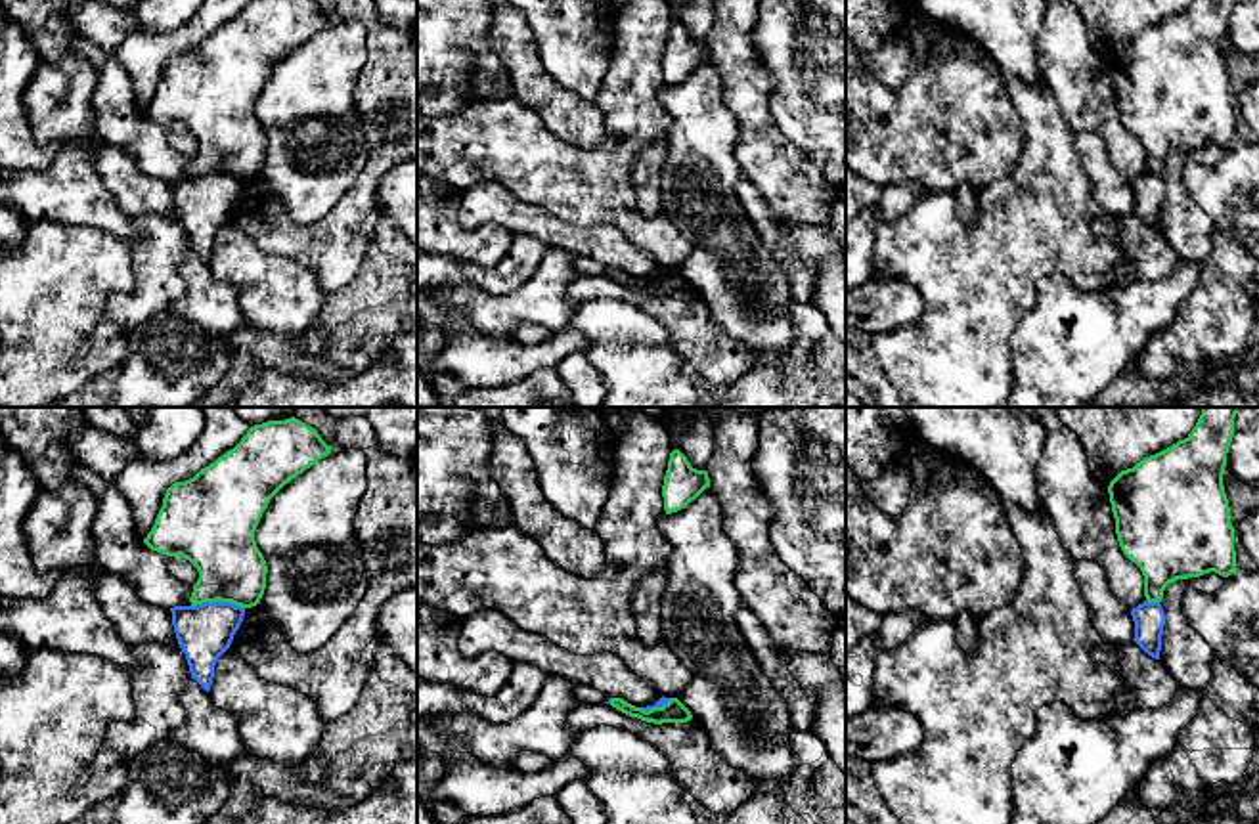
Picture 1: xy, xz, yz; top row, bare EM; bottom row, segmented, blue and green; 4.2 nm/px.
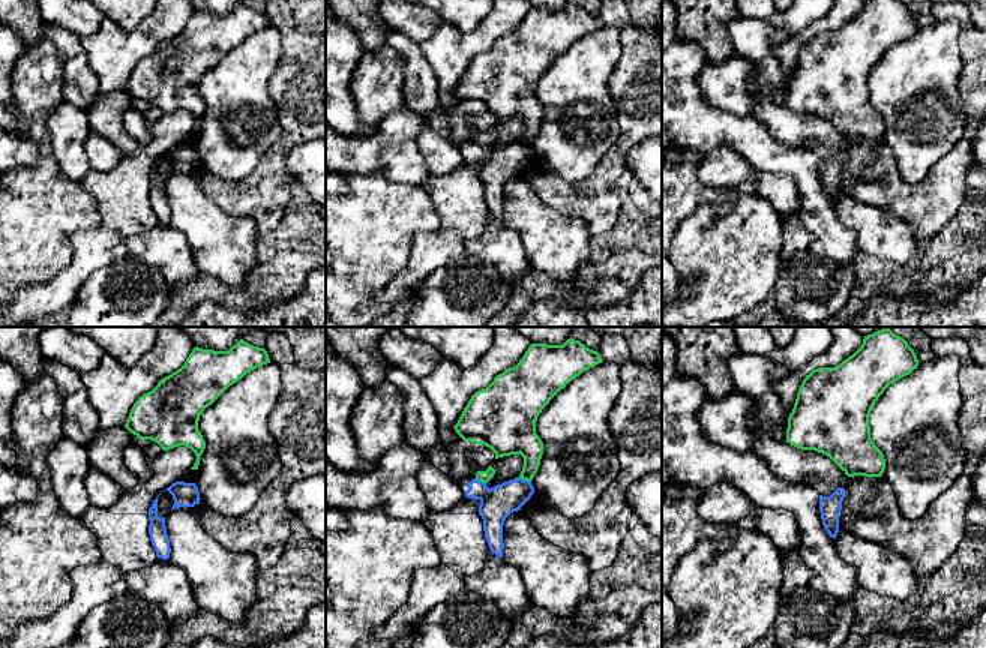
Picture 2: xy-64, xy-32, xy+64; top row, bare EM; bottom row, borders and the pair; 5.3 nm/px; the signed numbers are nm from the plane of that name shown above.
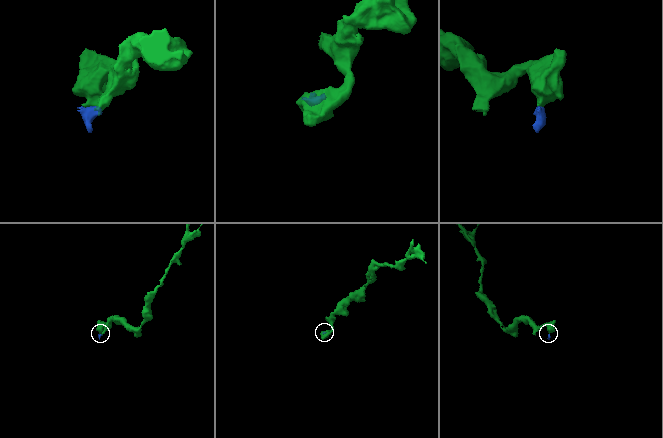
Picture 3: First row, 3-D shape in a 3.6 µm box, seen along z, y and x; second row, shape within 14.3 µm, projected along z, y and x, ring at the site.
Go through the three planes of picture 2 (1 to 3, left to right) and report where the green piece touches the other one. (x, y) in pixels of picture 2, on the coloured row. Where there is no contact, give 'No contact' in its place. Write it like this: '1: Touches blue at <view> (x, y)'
1: No contact
2: Touches blue at xy-32 (524, 480)
3: No contact

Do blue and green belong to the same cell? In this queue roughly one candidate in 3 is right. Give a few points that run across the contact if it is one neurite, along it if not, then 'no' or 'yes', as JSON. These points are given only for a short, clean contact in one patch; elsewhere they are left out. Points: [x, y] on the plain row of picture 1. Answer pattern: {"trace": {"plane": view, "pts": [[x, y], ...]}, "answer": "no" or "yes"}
{"trace": {"plane": "xy", "pts": [[192, 176], [220, 173], [243, 180]]}, "answer": "no"}

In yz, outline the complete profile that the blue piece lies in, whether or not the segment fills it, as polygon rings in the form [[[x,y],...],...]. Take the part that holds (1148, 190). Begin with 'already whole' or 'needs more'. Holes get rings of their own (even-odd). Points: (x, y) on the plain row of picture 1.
already whole; [[[1144,172],[1131,182],[1135,193],[1135,214],[1152,229],[1160,231],[1165,185],[1160,174]]]

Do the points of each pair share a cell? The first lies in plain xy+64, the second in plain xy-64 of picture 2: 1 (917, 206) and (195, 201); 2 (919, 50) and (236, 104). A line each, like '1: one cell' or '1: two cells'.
1: two cells
2: one cell

